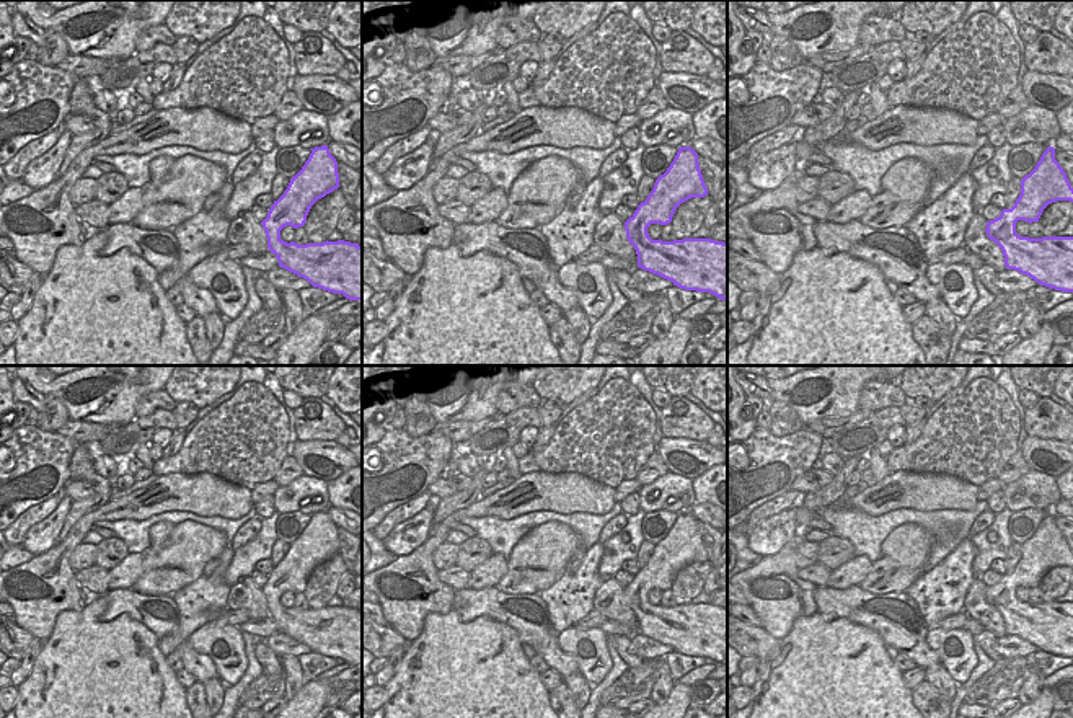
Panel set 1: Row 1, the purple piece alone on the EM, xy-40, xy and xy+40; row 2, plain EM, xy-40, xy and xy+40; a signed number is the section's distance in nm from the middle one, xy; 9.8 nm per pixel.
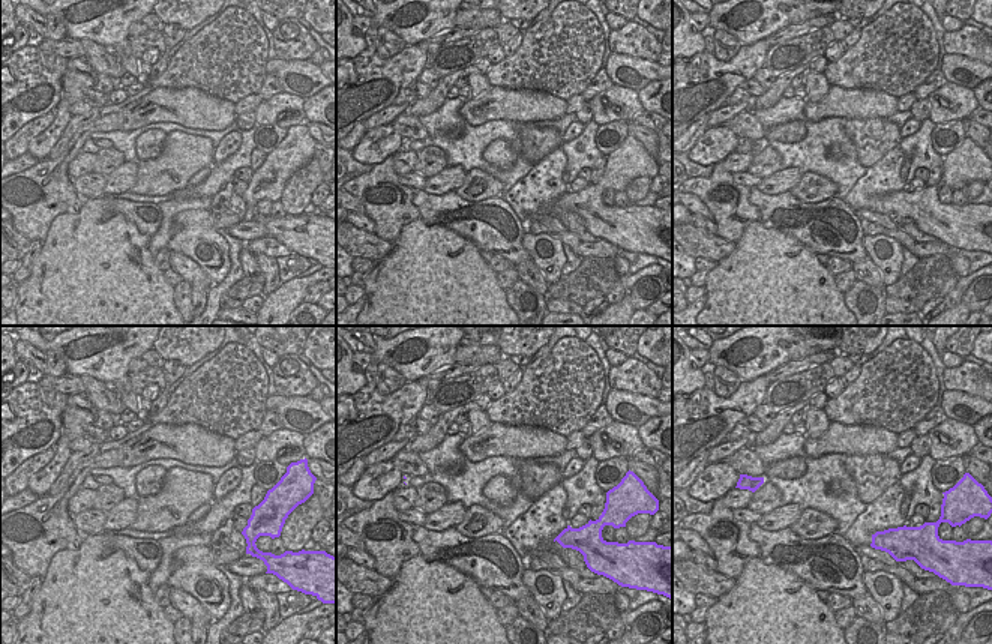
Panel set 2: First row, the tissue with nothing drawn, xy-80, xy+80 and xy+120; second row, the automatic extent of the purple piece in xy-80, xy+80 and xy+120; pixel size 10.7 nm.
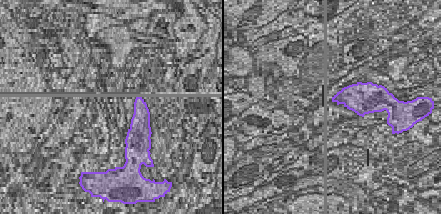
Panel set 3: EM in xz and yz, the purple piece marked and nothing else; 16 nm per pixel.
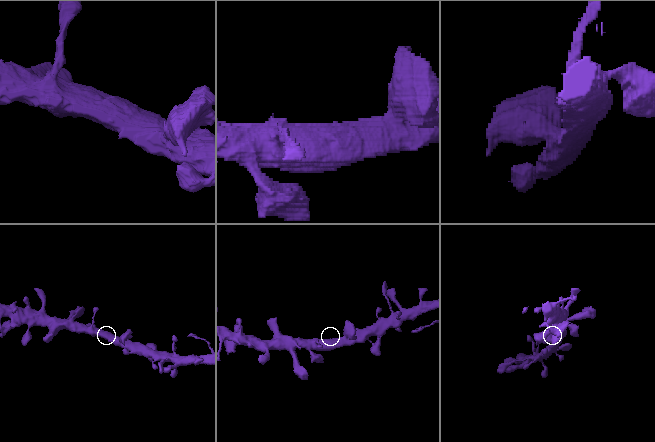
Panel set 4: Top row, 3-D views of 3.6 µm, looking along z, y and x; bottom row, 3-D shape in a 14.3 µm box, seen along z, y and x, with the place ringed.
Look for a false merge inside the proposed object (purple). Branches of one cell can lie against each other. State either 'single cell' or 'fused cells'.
single cell

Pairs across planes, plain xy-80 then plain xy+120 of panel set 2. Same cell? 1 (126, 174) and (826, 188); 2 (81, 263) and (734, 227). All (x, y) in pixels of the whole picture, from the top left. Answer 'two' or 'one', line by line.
1: two
2: two

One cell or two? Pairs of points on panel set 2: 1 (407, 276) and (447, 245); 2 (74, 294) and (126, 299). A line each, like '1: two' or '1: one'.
1: one
2: one

